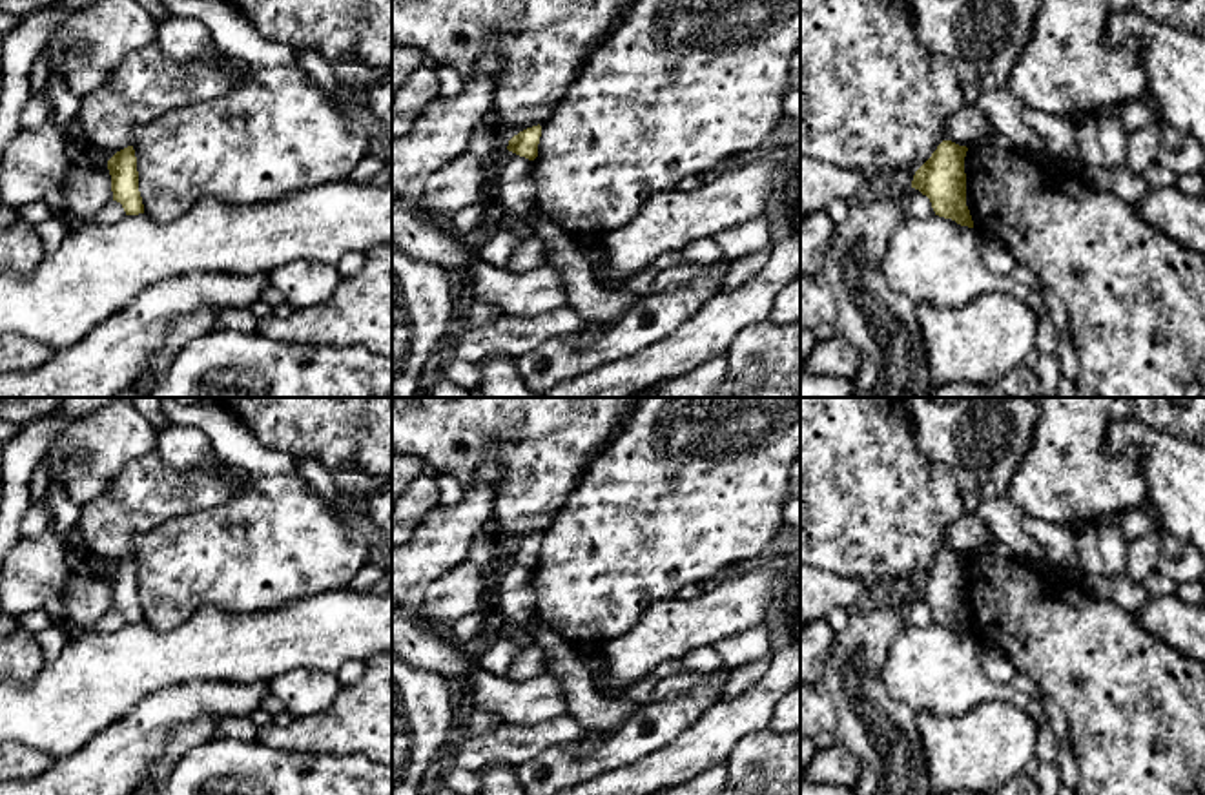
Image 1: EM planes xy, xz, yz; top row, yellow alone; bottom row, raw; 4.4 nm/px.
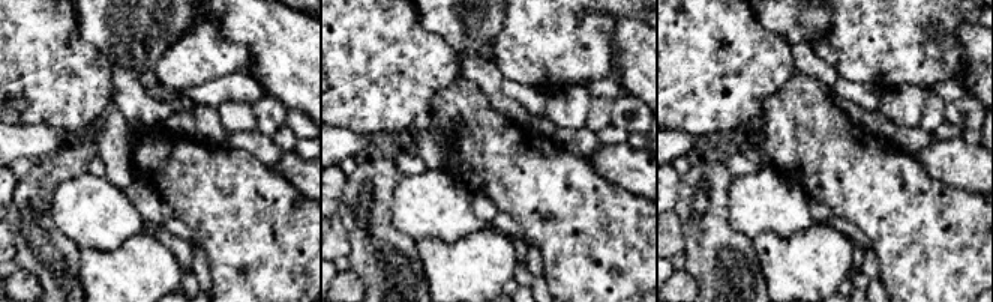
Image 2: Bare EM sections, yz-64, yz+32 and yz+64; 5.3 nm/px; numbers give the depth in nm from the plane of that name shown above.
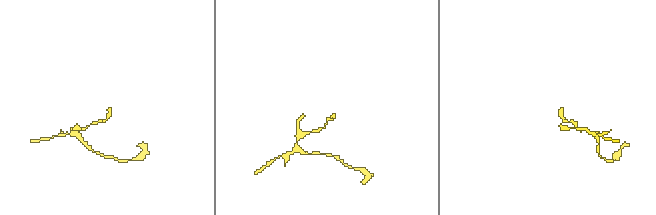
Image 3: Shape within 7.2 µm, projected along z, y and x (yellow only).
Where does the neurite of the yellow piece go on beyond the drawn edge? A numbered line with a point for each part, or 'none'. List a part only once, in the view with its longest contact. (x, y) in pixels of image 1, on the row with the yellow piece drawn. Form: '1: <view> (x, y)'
none

